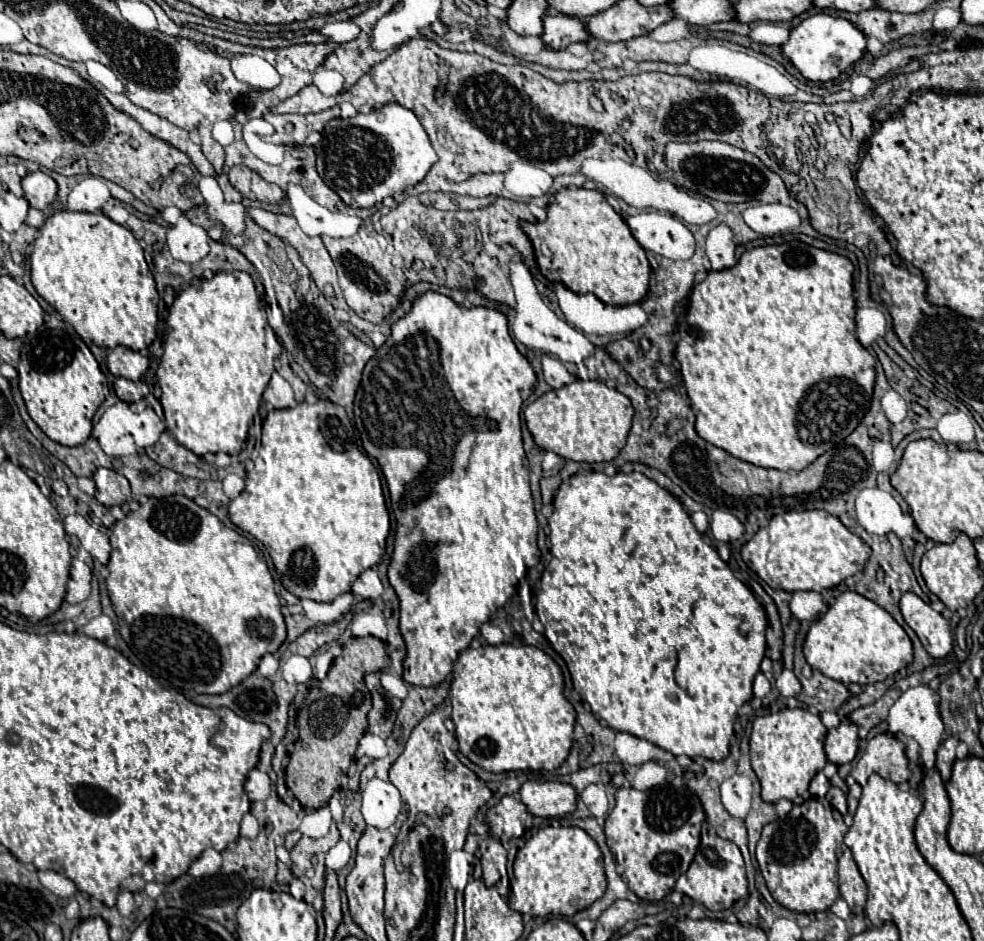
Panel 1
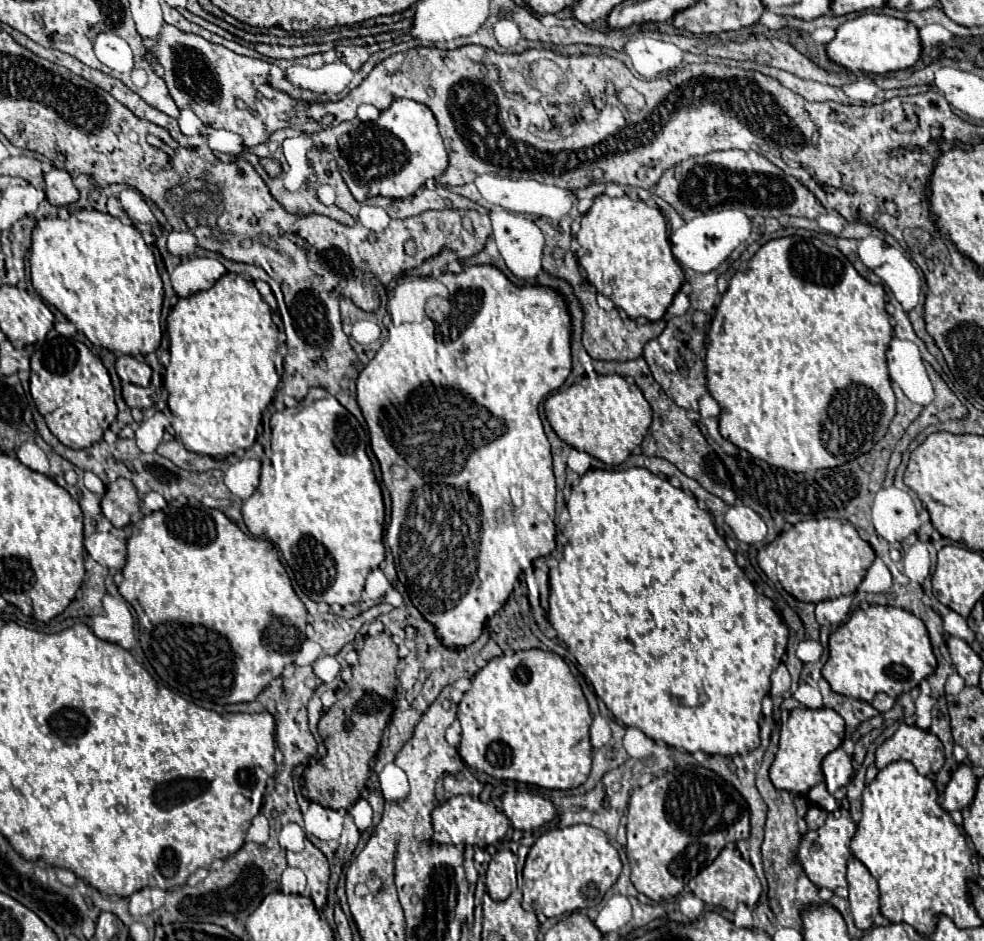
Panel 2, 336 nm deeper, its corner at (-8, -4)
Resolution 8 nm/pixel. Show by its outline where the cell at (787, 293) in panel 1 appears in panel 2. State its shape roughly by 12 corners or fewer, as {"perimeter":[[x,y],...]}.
{"perimeter":[[816,237],[730,279],[720,433],[804,473],[896,415],[884,287]]}

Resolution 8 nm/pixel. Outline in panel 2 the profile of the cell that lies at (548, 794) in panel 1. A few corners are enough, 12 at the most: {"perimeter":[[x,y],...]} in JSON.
{"perimeter":[[504,793],[500,811],[530,831],[554,819],[550,801],[532,793]]}

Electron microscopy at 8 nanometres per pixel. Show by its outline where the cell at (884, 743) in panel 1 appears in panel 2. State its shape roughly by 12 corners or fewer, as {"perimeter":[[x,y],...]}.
{"perimeter":[[902,723],[876,751],[876,767],[910,761],[922,775],[944,765],[942,741]]}

